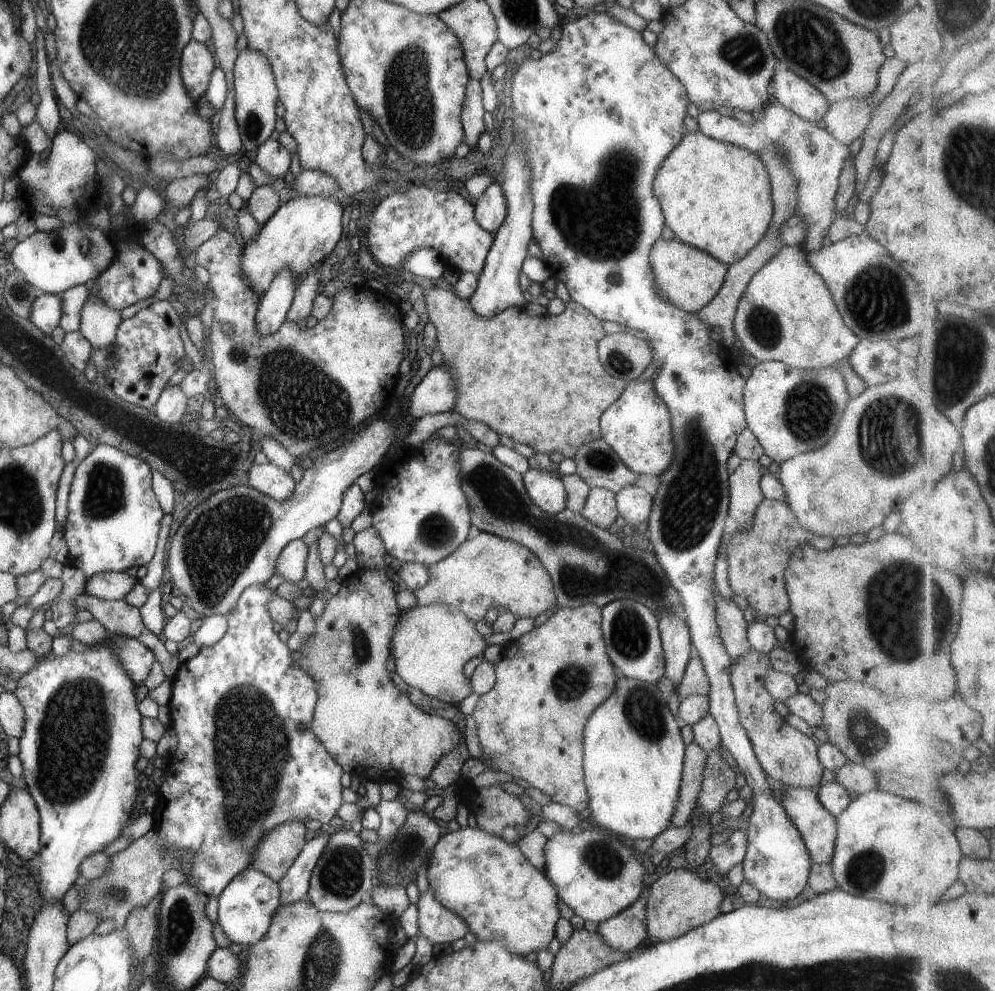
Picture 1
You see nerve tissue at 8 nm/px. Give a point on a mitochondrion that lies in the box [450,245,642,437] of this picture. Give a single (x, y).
(617, 361)

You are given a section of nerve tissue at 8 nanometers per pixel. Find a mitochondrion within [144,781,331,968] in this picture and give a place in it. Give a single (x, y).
(179, 919)

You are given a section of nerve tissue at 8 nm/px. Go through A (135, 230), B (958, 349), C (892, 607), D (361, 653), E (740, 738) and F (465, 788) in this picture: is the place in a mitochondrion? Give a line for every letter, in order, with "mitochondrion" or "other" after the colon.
A: other
B: mitochondrion
C: mitochondrion
D: mitochondrion
E: other
F: other

